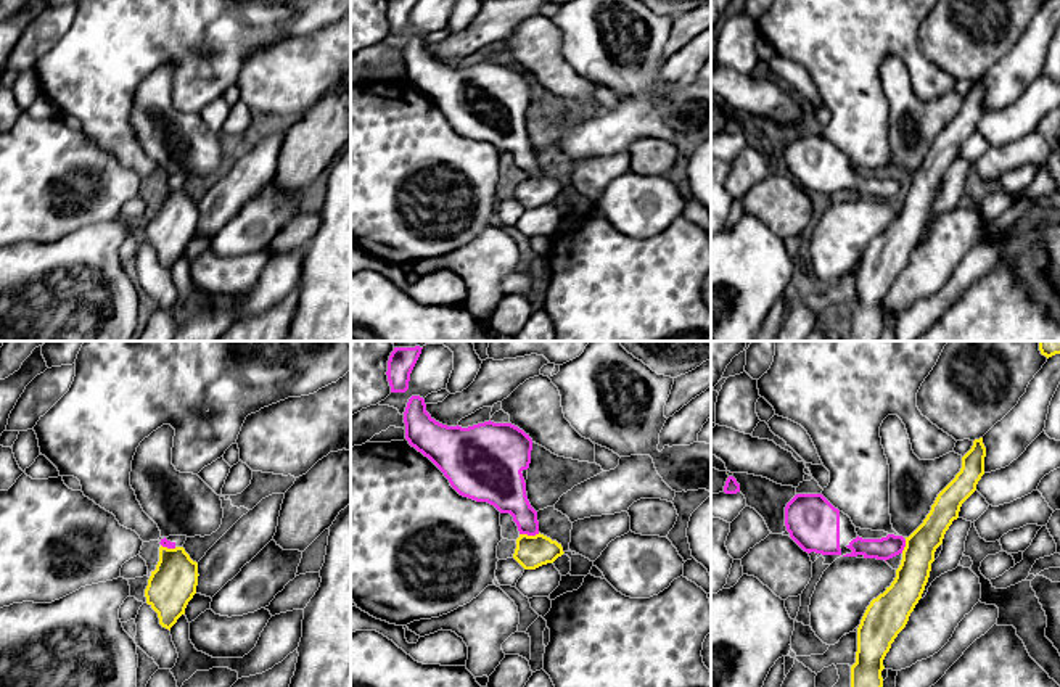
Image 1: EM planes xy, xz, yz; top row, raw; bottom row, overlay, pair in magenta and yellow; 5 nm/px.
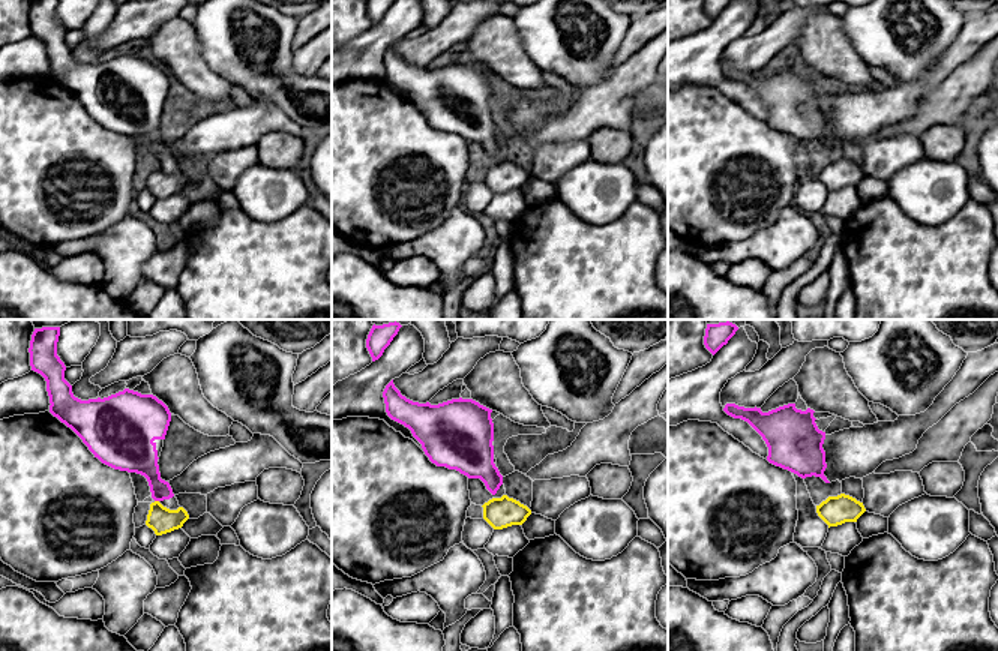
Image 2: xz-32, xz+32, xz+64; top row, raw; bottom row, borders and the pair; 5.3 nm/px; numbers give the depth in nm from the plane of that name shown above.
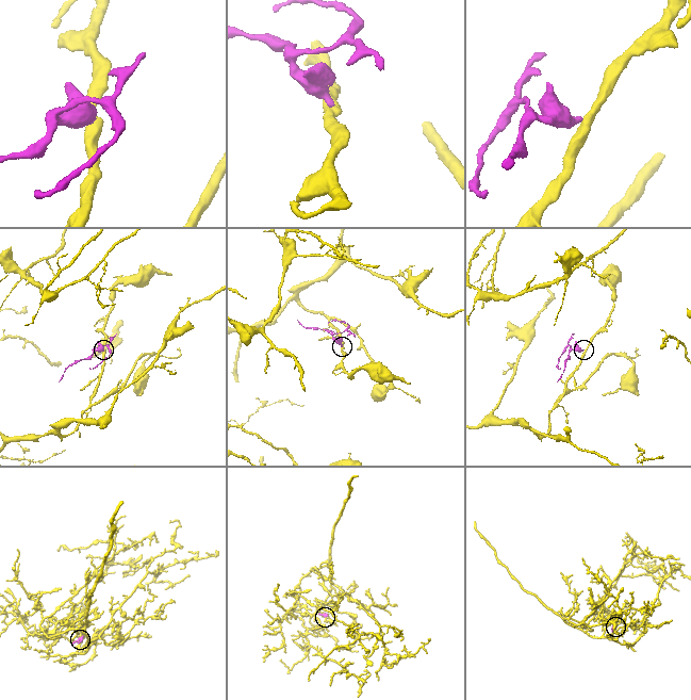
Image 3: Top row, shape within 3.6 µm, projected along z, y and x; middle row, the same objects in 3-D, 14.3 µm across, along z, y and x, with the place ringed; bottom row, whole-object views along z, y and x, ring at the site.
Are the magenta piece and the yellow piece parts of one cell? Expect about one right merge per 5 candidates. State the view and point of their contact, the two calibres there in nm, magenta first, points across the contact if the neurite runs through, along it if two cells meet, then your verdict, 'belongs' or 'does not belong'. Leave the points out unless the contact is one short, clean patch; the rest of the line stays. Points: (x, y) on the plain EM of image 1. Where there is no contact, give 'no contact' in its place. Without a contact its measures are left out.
xz (530, 174) | 190/160 nm | along xz (539, 172), (520, 174) | does not belong

